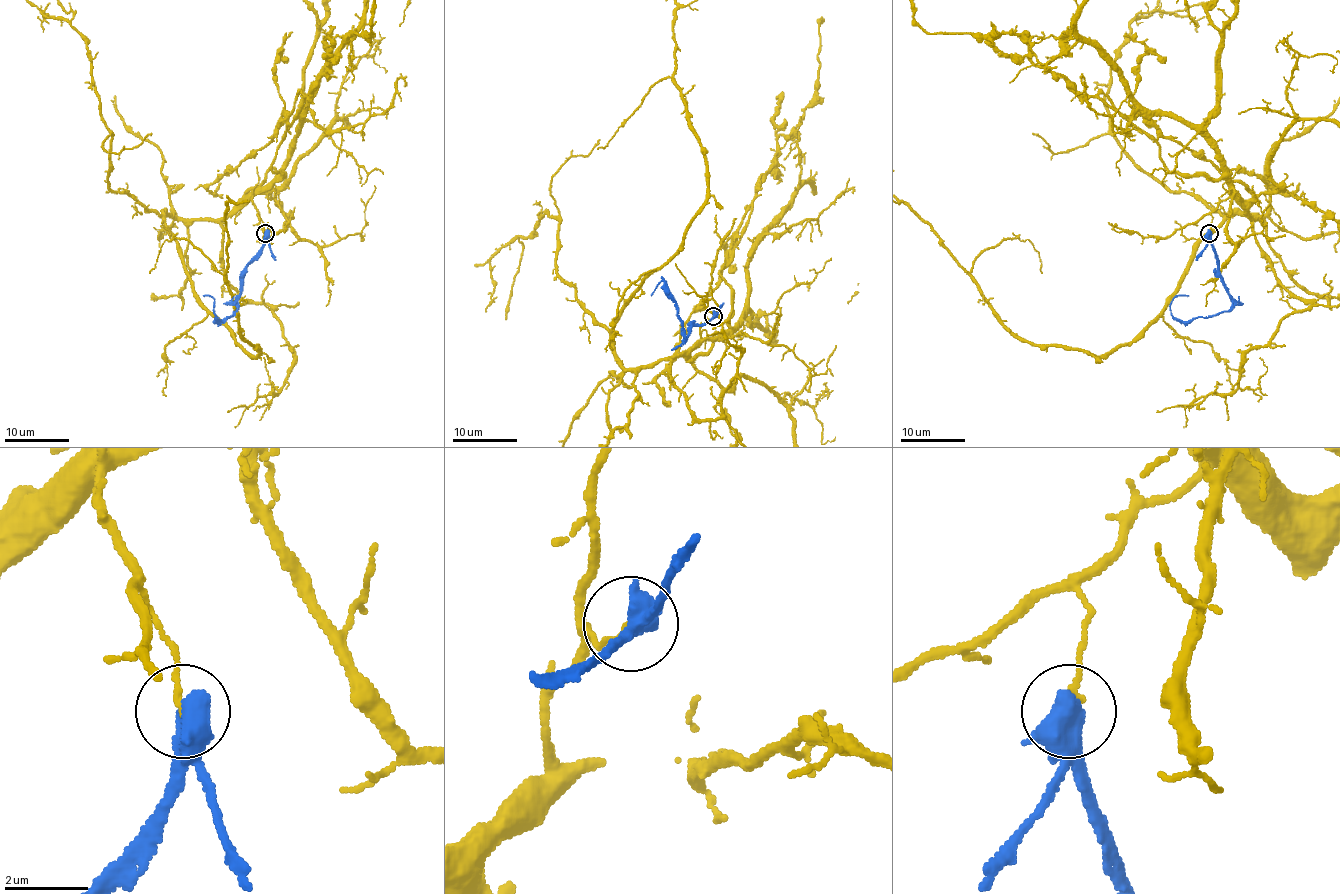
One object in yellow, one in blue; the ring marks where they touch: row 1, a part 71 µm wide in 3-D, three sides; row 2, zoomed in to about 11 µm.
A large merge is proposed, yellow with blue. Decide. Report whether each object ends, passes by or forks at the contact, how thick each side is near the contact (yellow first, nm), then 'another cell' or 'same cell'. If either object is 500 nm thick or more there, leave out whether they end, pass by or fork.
150 nm thick on the yellow side, 700 nm on the other; another cell

